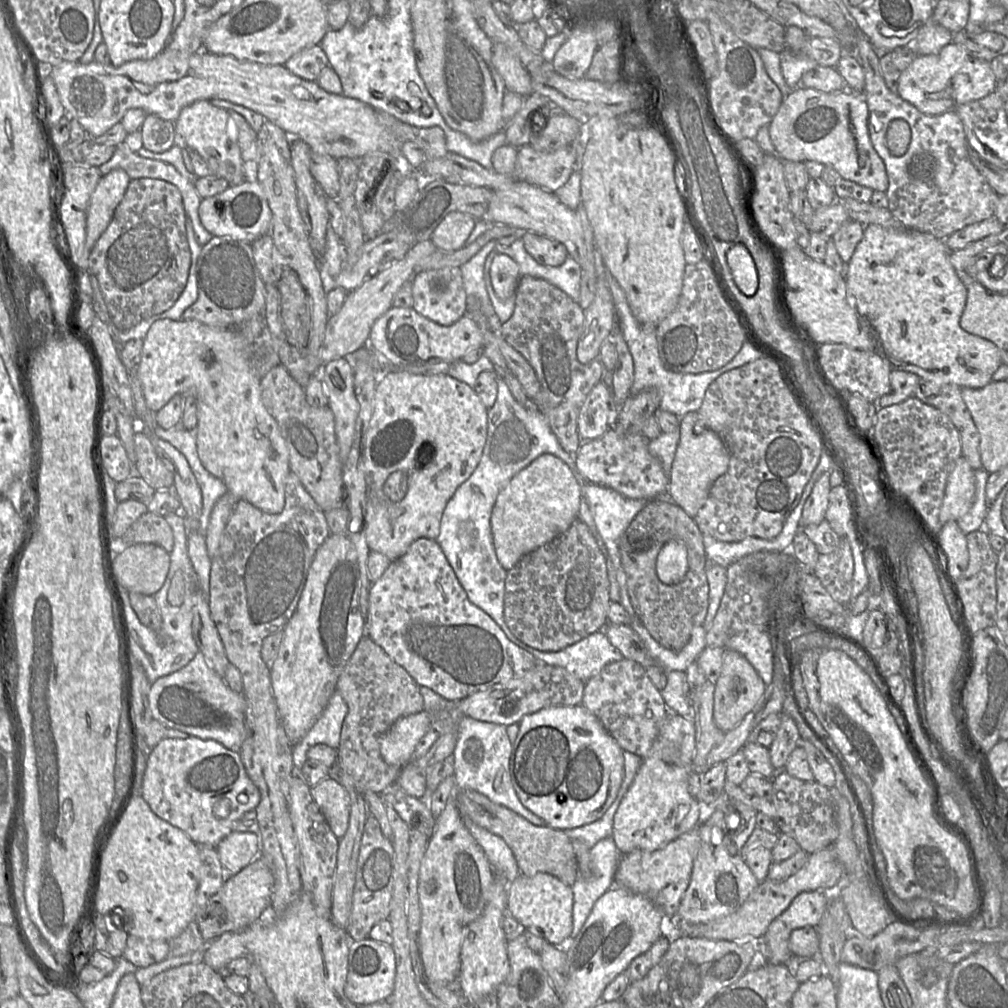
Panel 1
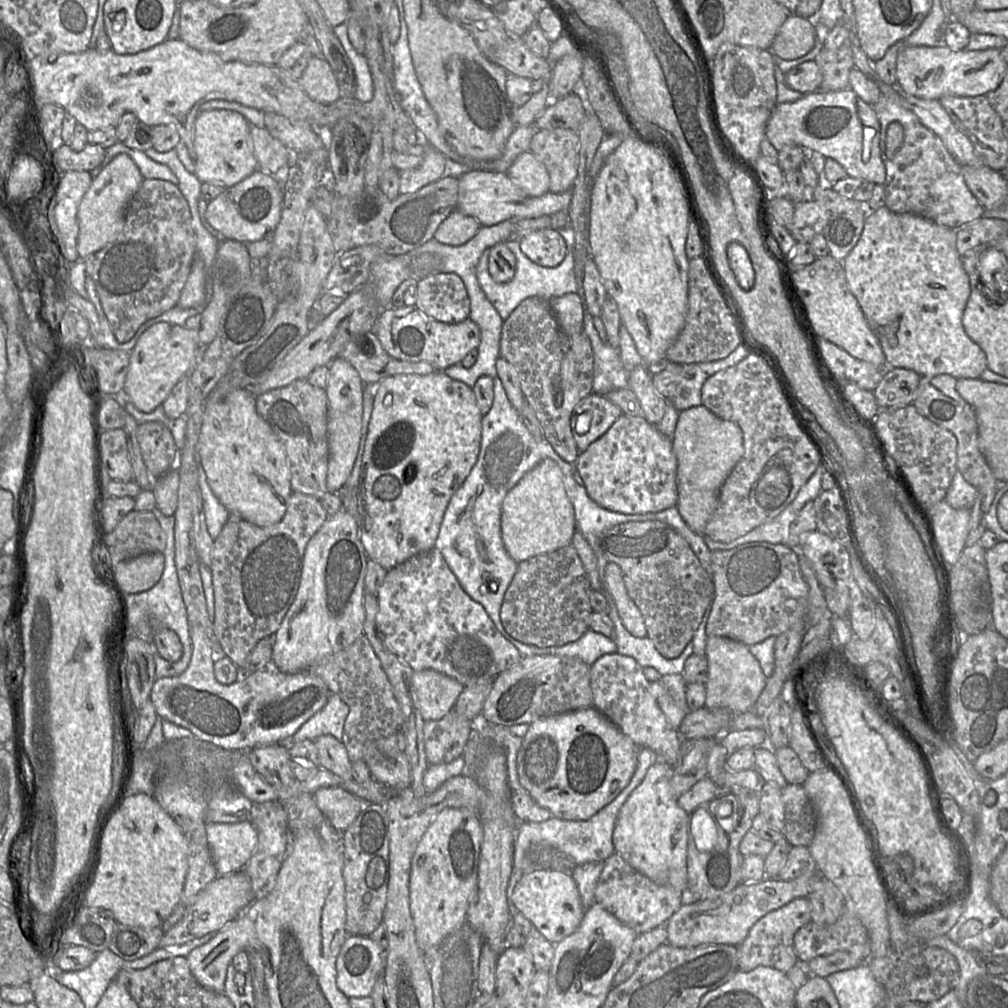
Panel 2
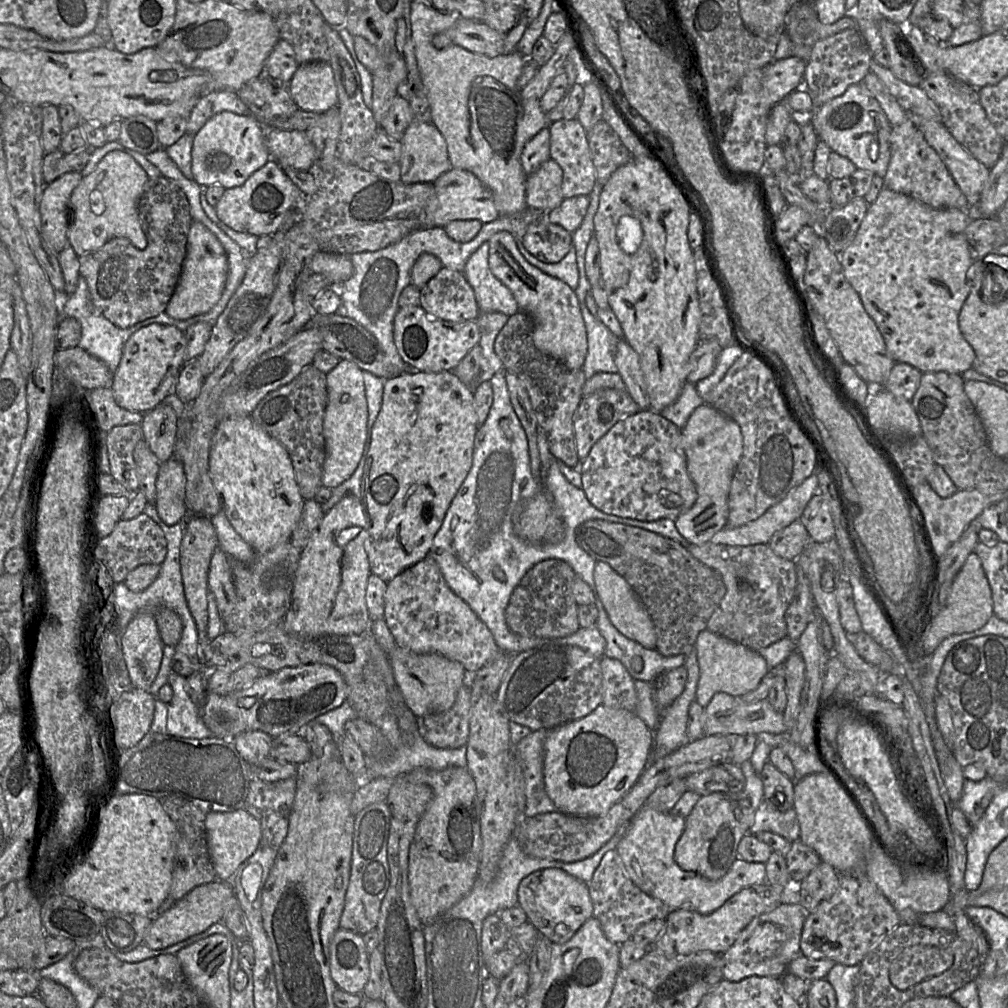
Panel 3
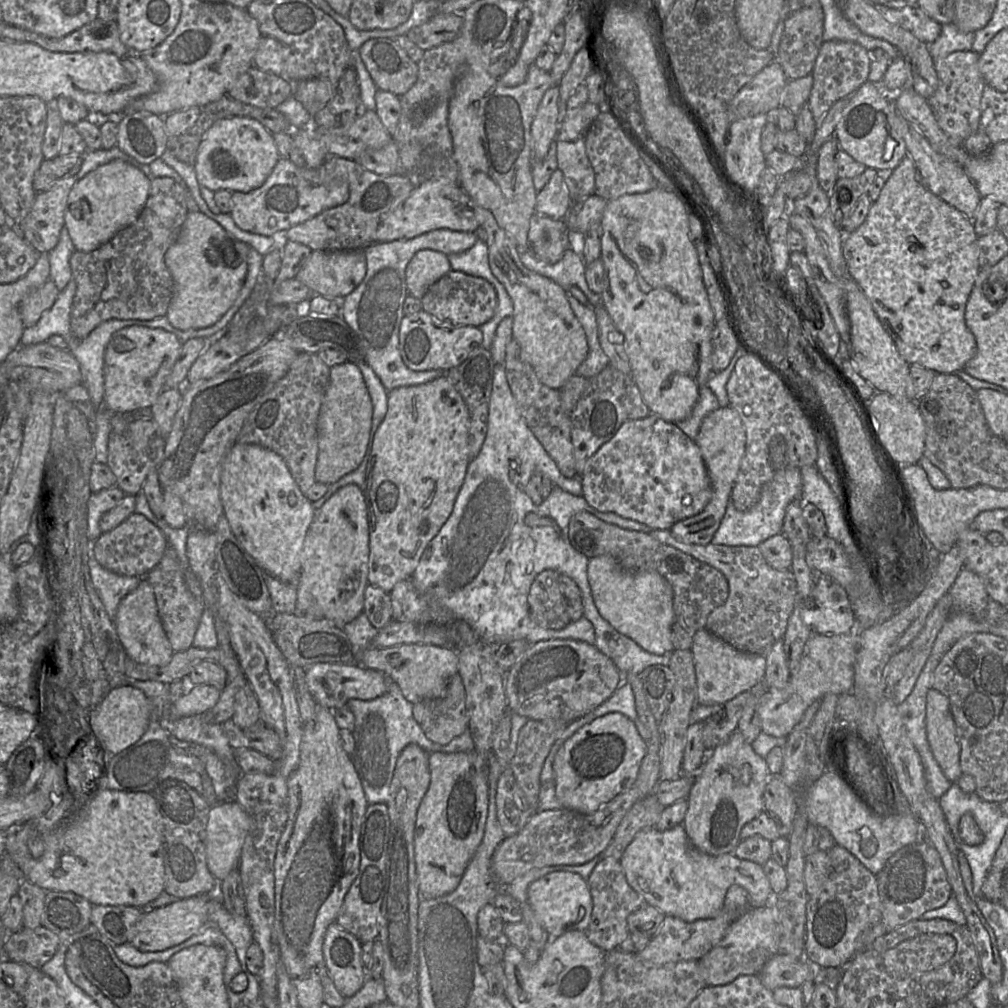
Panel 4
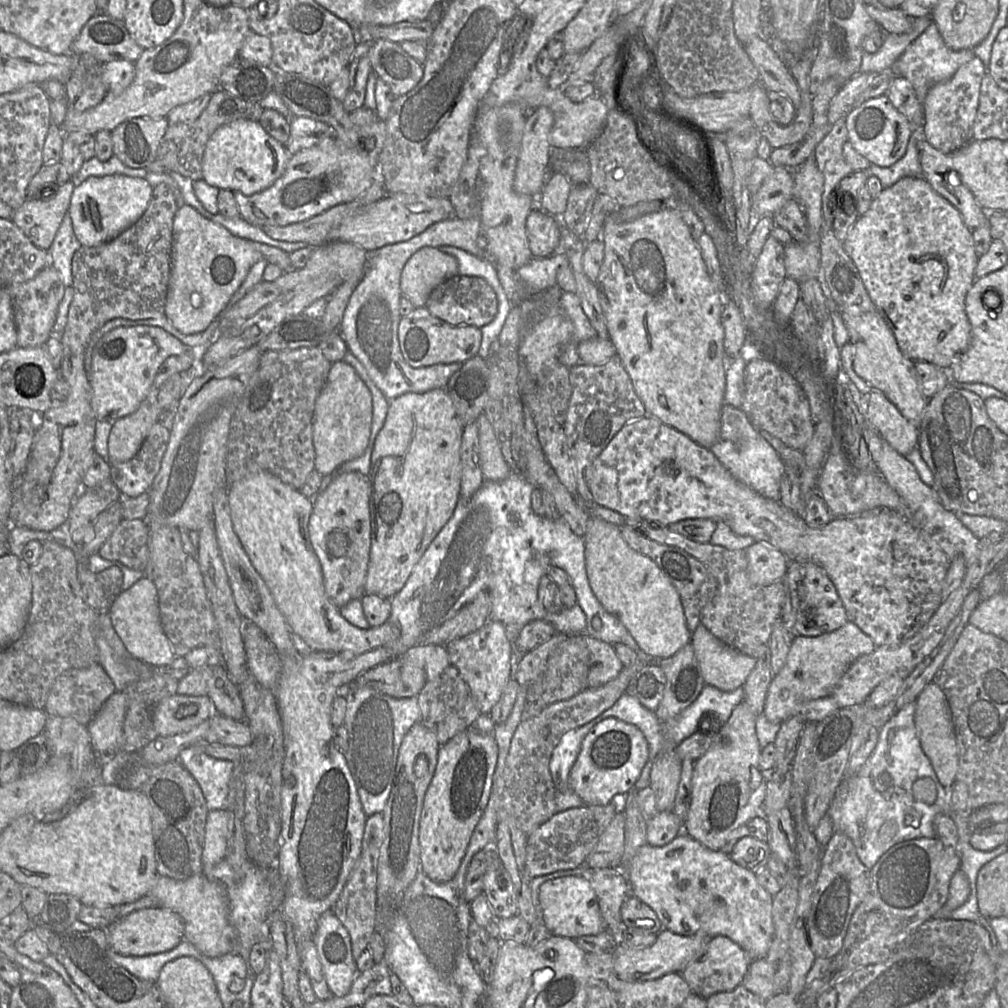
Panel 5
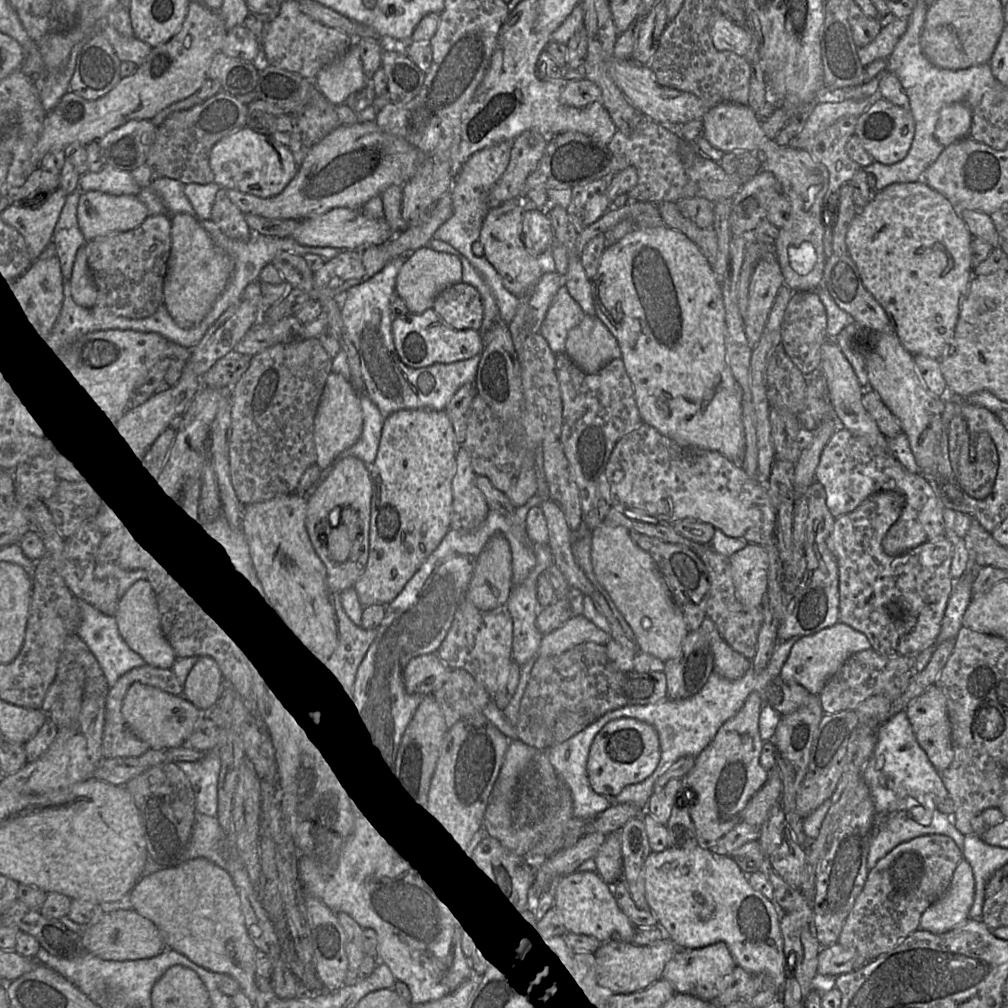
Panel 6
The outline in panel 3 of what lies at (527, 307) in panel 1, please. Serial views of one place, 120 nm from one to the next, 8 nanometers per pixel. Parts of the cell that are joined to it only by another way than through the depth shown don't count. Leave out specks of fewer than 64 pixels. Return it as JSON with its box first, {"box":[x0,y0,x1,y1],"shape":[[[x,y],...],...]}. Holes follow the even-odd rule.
{"box":[494,311,587,469],"shape":[[[524,311],[509,316],[495,340],[494,349],[503,363],[504,372],[515,374],[523,382],[538,426],[547,438],[553,457],[572,469],[580,468],[573,415],[583,399],[582,388],[587,379],[583,370],[570,370],[561,362],[538,351],[533,343],[532,319]]]}

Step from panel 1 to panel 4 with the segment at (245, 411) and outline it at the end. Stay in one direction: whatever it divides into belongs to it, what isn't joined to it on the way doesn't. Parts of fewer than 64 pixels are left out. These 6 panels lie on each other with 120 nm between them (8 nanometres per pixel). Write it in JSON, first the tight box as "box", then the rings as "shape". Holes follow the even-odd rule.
{"box":[104,328,316,584],"shape":[[[123,328],[112,336],[104,355],[104,406],[113,414],[152,408],[182,348],[181,341],[163,329]],[[235,443],[226,455],[220,475],[220,498],[223,515],[247,553],[266,573],[290,584],[296,584],[301,570],[301,551],[316,510],[304,495],[284,459],[256,444]]]}

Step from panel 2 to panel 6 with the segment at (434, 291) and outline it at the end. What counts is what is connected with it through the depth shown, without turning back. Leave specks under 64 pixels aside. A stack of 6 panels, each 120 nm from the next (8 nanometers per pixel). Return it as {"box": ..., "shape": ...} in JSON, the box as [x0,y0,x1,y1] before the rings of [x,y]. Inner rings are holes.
{"box":[432,282,484,331],"shape":[[[459,282],[442,290],[432,309],[444,322],[457,329],[480,331],[484,310],[480,293],[470,284]]]}

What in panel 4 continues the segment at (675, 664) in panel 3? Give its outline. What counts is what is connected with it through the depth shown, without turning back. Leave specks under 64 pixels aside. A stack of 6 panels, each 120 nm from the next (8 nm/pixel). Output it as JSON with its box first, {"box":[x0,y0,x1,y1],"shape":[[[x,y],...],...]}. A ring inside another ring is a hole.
{"box":[570,569,670,676],"shape":[[[584,569],[584,575],[577,572],[570,572],[570,578],[578,585],[581,591],[581,600],[583,604],[584,614],[594,626],[595,629],[595,643],[596,648],[601,651],[605,656],[610,658],[615,664],[618,671],[622,676],[629,673],[639,675],[644,669],[652,665],[665,665],[668,666],[670,662],[670,654],[655,655],[642,649],[637,643],[628,638],[627,636],[616,631],[599,613],[591,591],[590,584]]]}

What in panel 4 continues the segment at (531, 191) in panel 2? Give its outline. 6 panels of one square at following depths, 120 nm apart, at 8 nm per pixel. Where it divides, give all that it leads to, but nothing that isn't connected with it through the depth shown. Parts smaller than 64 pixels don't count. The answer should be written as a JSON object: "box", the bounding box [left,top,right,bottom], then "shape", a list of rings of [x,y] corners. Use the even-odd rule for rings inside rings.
{"box":[535,168,571,220],"shape":[[[557,168],[548,183],[537,192],[535,212],[564,220],[570,205],[571,197],[565,186],[563,172]]]}

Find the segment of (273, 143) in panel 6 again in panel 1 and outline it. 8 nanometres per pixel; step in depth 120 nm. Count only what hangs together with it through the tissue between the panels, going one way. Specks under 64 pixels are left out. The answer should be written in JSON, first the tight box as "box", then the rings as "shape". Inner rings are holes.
{"box":[174,100,257,186],"shape":[[[198,100],[185,106],[174,122],[174,144],[181,149],[196,151],[216,178],[225,179],[230,186],[244,181],[257,181],[257,163],[244,162],[237,142],[237,132],[228,111],[218,108],[209,100]]]}

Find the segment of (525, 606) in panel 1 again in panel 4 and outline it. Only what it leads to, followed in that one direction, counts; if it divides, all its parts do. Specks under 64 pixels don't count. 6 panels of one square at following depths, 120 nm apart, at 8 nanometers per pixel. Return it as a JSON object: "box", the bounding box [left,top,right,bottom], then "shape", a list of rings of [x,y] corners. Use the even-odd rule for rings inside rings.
{"box":[529,570,570,630],"shape":[[[544,570],[533,581],[529,595],[529,616],[543,628],[560,630],[570,622],[567,613],[567,599],[559,585],[560,573]]]}

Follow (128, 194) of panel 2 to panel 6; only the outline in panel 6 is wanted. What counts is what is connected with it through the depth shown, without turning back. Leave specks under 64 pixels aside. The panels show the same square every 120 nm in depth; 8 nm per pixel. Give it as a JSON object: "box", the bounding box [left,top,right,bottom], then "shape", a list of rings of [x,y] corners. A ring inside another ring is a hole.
{"box":[77,191,148,242],"shape":[[[100,191],[82,193],[77,219],[86,242],[113,232],[127,232],[148,217],[146,206],[135,195],[112,195]]]}

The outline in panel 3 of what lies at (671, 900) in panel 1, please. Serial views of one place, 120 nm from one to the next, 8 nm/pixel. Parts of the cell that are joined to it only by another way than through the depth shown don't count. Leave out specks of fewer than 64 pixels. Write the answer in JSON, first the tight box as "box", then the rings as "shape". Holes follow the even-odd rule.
{"box":[587,850,671,945],"shape":[[[615,850],[605,853],[587,887],[593,904],[593,917],[600,922],[607,939],[617,945],[630,940],[642,924],[653,919],[665,919],[671,911],[665,903],[644,893],[631,881]]]}

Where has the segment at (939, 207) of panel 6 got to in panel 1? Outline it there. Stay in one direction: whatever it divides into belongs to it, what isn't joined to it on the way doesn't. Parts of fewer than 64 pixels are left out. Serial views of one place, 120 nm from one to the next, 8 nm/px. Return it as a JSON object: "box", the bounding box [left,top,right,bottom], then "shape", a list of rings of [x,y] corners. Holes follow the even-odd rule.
{"box":[845,224,1002,389],"shape":[[[876,224],[865,225],[863,237],[846,265],[845,281],[853,305],[874,333],[876,351],[887,361],[891,370],[911,372],[937,385],[955,384],[961,388],[979,389],[992,381],[993,374],[1002,365],[999,350],[994,343],[966,332],[960,326],[960,318],[966,305],[967,289],[950,261],[950,249],[944,240],[914,229],[887,229]]]}

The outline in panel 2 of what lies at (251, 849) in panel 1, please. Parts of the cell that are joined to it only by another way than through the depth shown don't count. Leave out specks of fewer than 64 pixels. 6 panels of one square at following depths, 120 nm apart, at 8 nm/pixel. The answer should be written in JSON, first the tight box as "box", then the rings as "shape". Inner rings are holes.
{"box":[206,821,258,876],"shape":[[[251,821],[206,823],[206,835],[216,870],[222,876],[242,870],[258,843]]]}

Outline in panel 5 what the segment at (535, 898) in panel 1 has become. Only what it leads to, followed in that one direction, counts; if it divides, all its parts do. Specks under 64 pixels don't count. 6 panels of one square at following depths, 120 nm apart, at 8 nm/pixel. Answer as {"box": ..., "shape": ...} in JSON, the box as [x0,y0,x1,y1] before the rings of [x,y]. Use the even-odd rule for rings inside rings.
{"box":[539,876,605,939],"shape":[[[564,876],[544,882],[540,886],[539,900],[542,921],[551,935],[576,939],[586,935],[597,935],[605,929],[596,893],[590,882],[582,876]]]}

